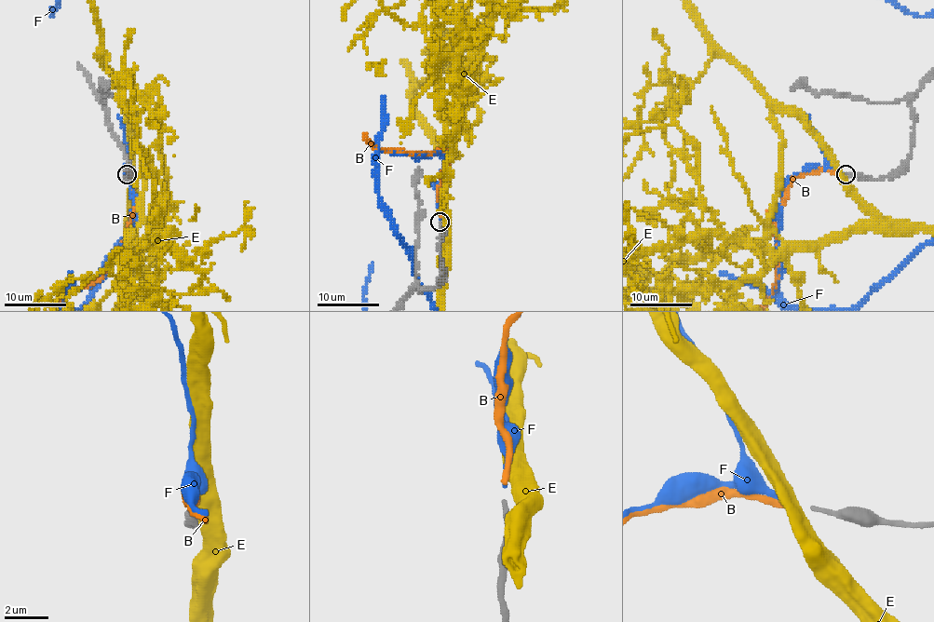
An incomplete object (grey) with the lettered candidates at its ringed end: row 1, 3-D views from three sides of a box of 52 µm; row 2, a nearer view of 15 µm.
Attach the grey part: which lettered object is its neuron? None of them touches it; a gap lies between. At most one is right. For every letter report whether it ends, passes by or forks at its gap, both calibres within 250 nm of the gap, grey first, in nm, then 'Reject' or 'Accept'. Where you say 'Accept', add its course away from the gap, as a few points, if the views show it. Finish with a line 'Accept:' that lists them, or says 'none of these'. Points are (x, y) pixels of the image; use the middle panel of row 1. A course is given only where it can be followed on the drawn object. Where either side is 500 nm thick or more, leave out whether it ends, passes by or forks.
B: It ends there. Thickness 200 nm (grey) against 280 nm. Reject
E: Thickness 200 nm (grey) against 700 nm. Reject
F: It ends there. Thickness 200 nm (grey) against 220 nm. Accept
Accept: F

